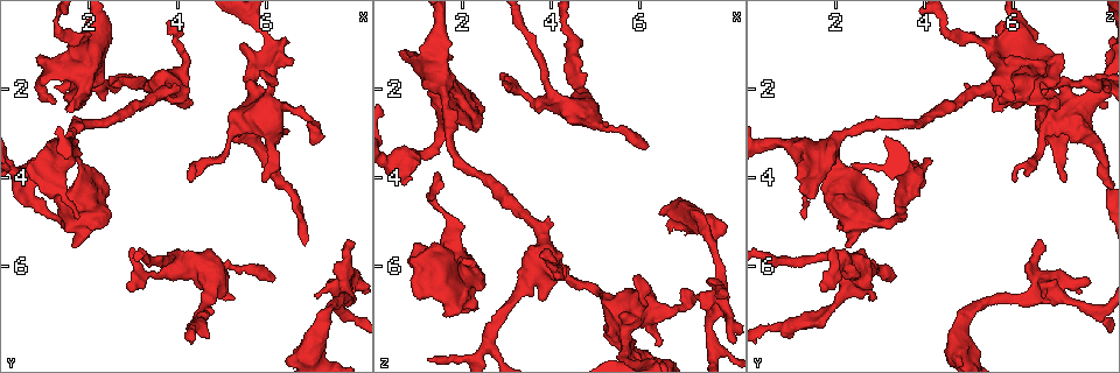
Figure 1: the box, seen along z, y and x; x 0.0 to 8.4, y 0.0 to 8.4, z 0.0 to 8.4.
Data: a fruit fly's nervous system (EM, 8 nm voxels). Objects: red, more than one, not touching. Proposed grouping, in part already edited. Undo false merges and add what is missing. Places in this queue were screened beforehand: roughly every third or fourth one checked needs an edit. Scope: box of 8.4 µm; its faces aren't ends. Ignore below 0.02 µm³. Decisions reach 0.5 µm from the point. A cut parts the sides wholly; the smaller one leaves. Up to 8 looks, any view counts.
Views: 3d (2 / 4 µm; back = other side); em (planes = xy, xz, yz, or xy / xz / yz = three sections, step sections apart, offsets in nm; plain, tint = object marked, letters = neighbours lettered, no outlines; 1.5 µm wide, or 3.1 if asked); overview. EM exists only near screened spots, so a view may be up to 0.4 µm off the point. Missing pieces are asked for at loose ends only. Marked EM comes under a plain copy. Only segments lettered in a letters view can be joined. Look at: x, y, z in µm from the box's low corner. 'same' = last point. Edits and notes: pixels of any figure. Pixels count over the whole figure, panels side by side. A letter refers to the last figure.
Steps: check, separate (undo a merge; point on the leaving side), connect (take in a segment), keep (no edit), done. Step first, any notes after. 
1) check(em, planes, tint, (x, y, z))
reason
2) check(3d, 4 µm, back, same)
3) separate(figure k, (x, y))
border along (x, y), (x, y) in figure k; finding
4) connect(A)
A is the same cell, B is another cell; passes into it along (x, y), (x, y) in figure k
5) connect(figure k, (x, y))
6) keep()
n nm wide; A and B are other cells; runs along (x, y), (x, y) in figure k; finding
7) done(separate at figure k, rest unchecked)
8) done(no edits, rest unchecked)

check(em, planes, letters, (5.90, 1.65, 6.25))

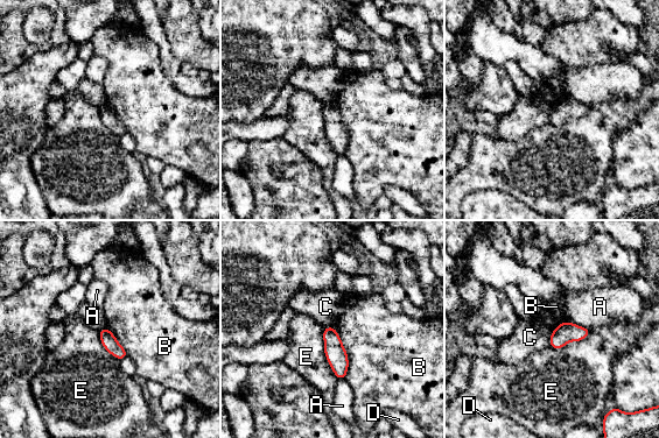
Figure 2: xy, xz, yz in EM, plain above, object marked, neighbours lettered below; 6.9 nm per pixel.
keep()
A, B, C, D and E are other cells; border along (334, 326), (348, 359), (345, 379) in figure 2; none of them fits

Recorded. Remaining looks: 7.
check(em, planes, letters, (7.00, 3.25, 6.75))
an open end

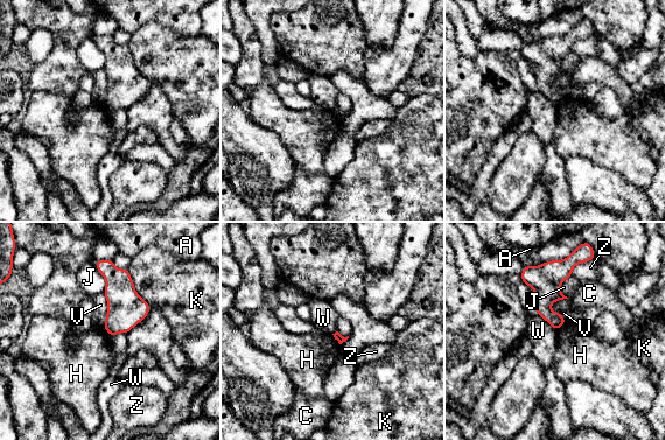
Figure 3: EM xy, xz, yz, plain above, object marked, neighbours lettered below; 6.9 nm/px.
keep()
A, C, H, J, K, V, W and Z are other cells; no lettered segment goes on from it

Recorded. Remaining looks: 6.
check(em, yz, step 4, tint, (6.15, 6.30, 3.30))
an open end

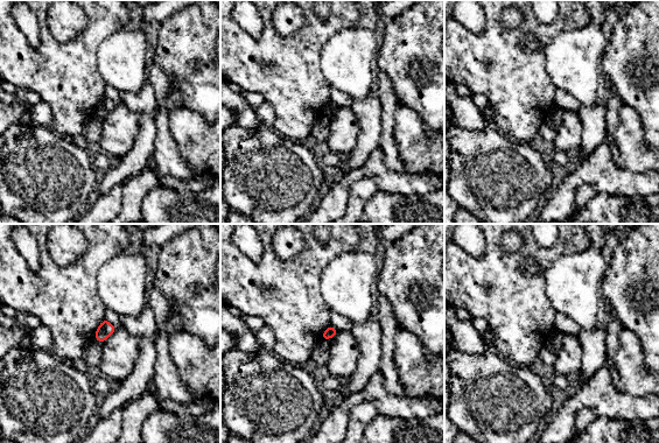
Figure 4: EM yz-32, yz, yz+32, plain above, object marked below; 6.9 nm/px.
check(em, planes, letters, same)

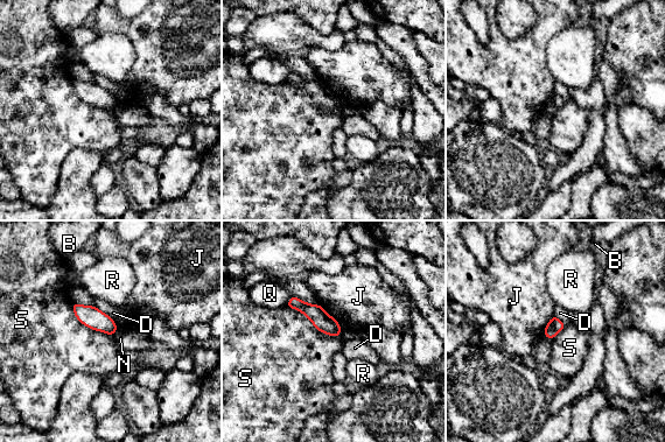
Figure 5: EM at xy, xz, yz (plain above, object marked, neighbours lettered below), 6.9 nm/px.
keep()
B, D, J, N, Q, R and S are other cells; runs along (293, 299), (337, 334) in figure 5; no lettered segment goes on from it

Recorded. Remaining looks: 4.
done(no edits, rest unchecked)

